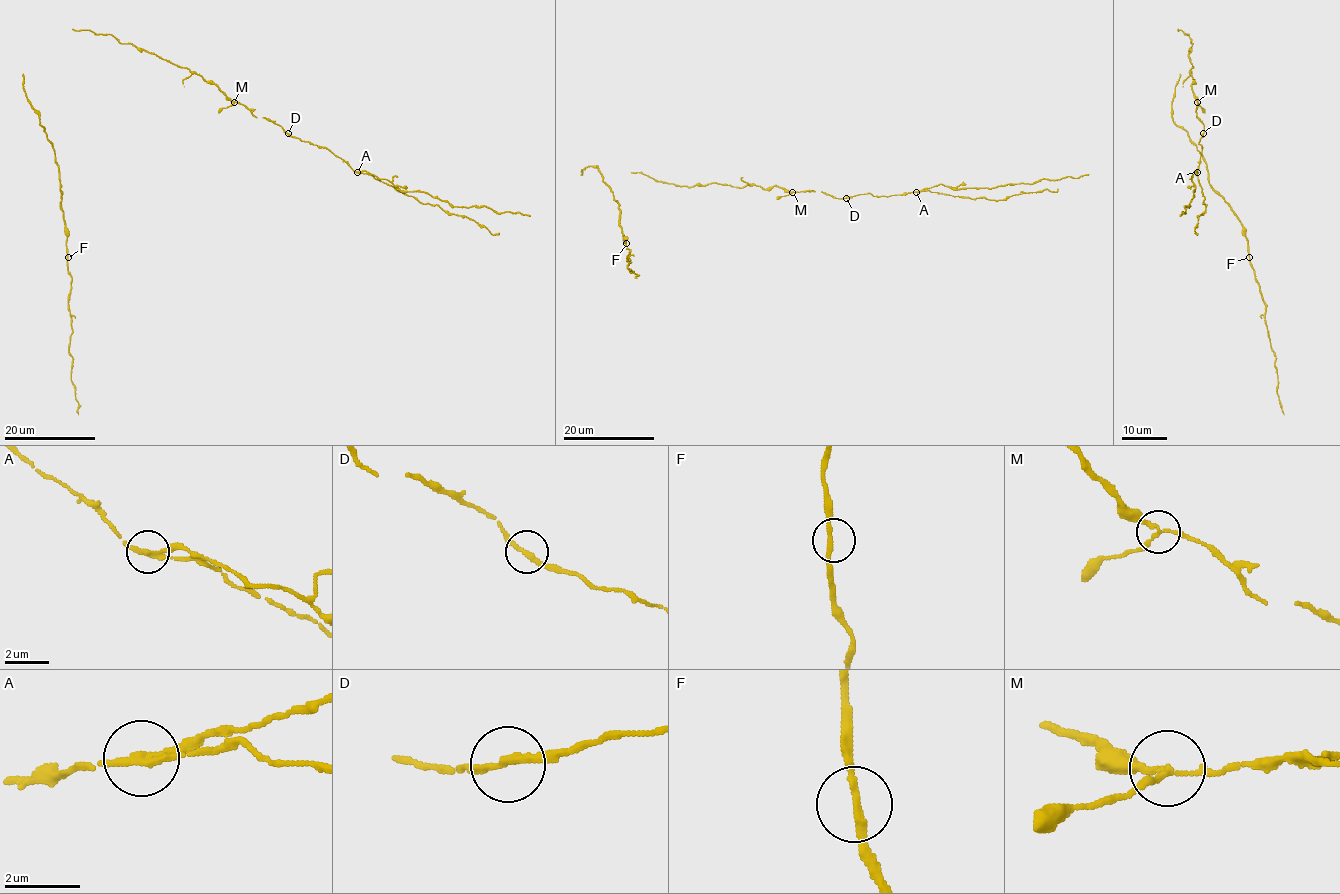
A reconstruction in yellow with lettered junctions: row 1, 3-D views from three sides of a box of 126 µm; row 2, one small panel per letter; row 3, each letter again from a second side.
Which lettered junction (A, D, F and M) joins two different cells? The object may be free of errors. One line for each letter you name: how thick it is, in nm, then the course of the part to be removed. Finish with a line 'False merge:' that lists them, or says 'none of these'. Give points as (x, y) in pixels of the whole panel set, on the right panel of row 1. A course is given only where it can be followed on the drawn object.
A: calibre 170 nm; course (1197, 172), (1189, 179), (1195, 188), (1189, 206), (1185, 206), (1185, 213), (1181, 212), (1184, 213), (1179, 216)
False merge: A

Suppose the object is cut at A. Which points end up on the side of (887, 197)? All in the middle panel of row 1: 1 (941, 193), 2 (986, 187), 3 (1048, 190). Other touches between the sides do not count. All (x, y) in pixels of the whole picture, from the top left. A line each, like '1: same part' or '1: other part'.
1: same part
2: other part
3: same part

